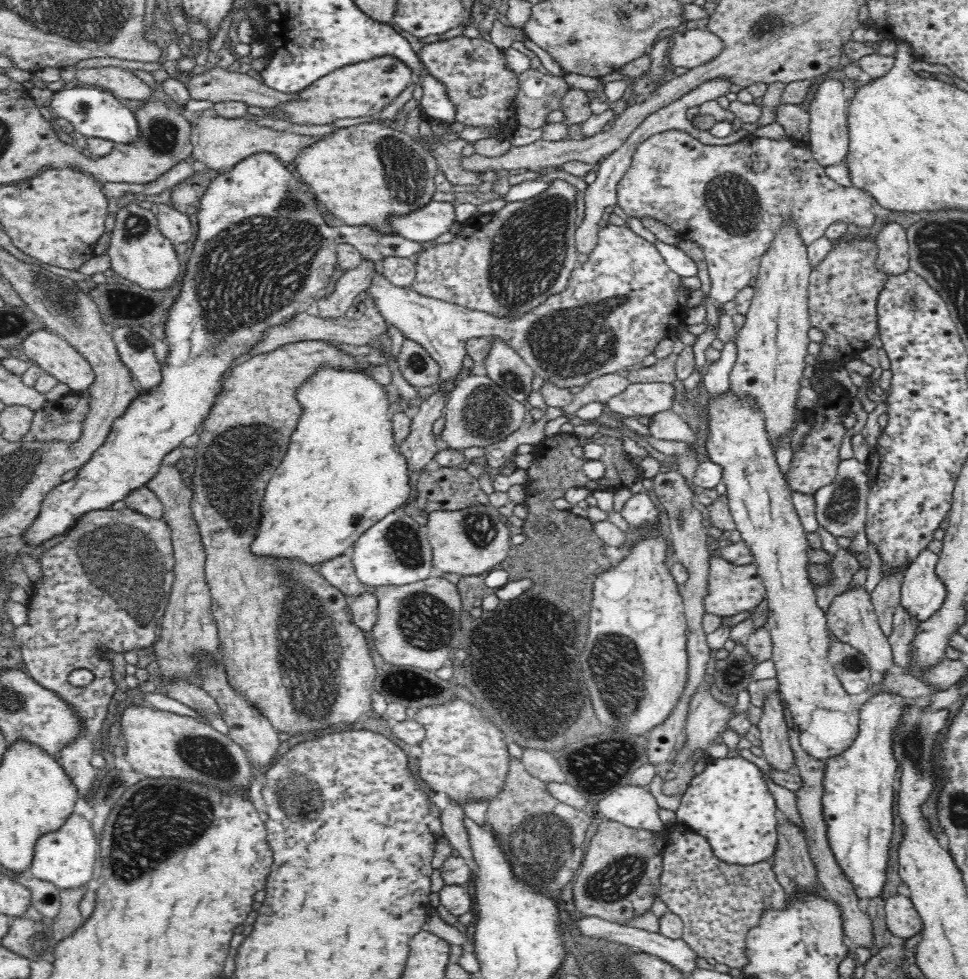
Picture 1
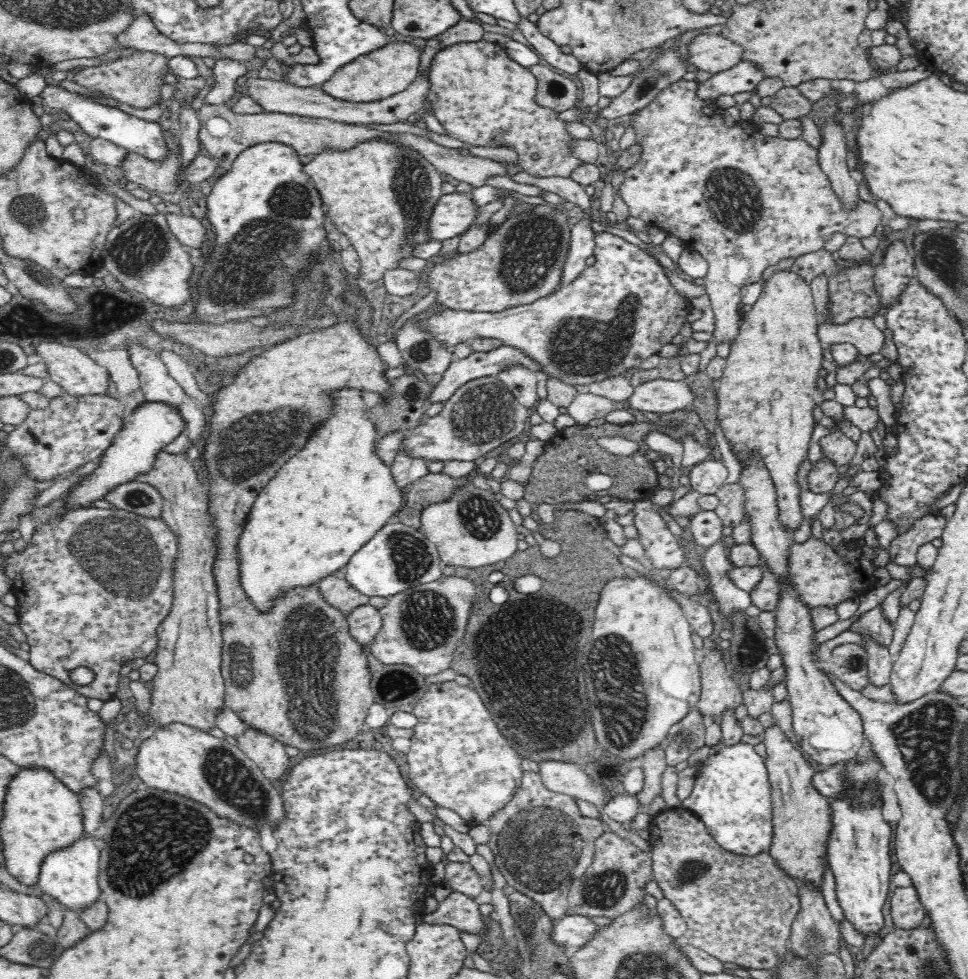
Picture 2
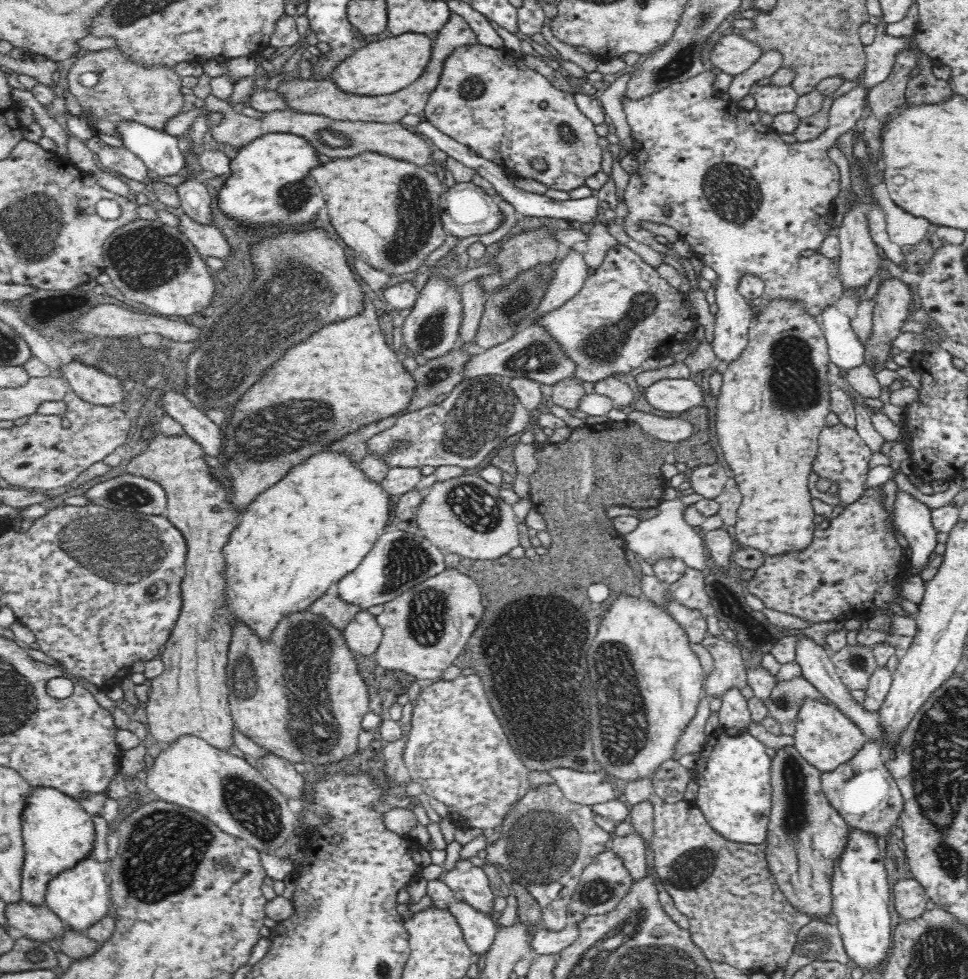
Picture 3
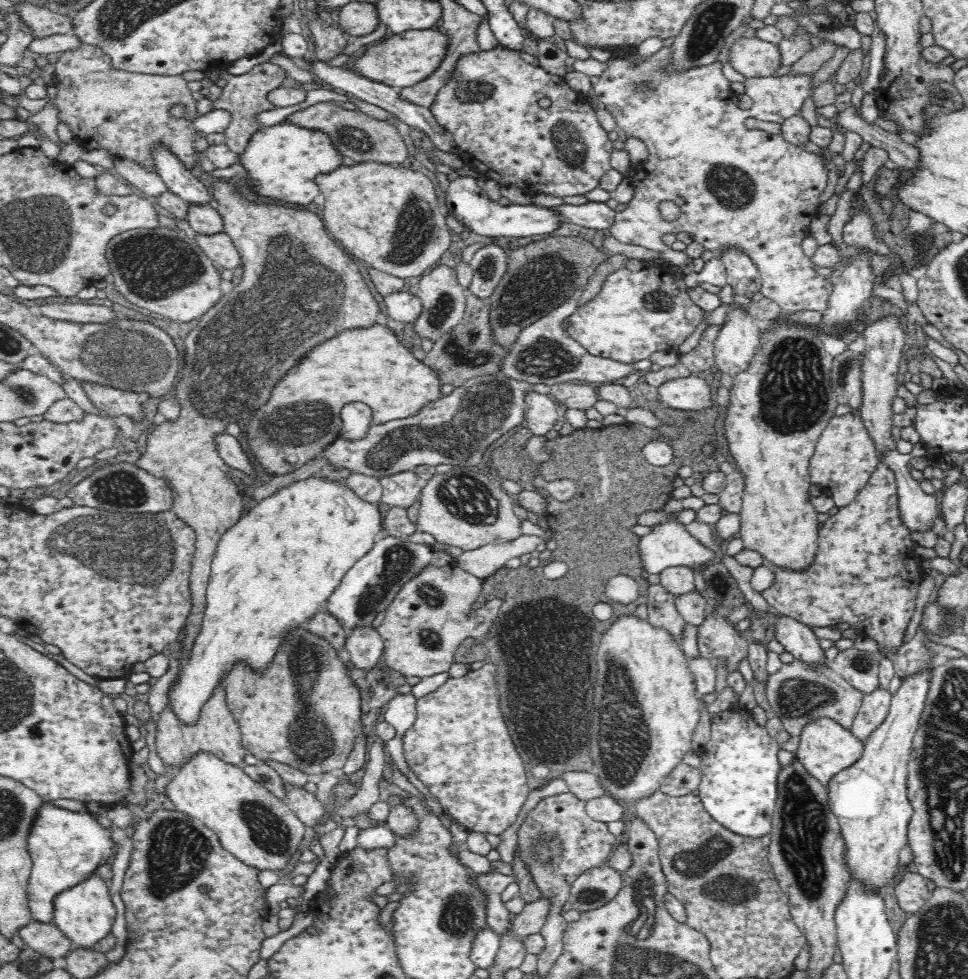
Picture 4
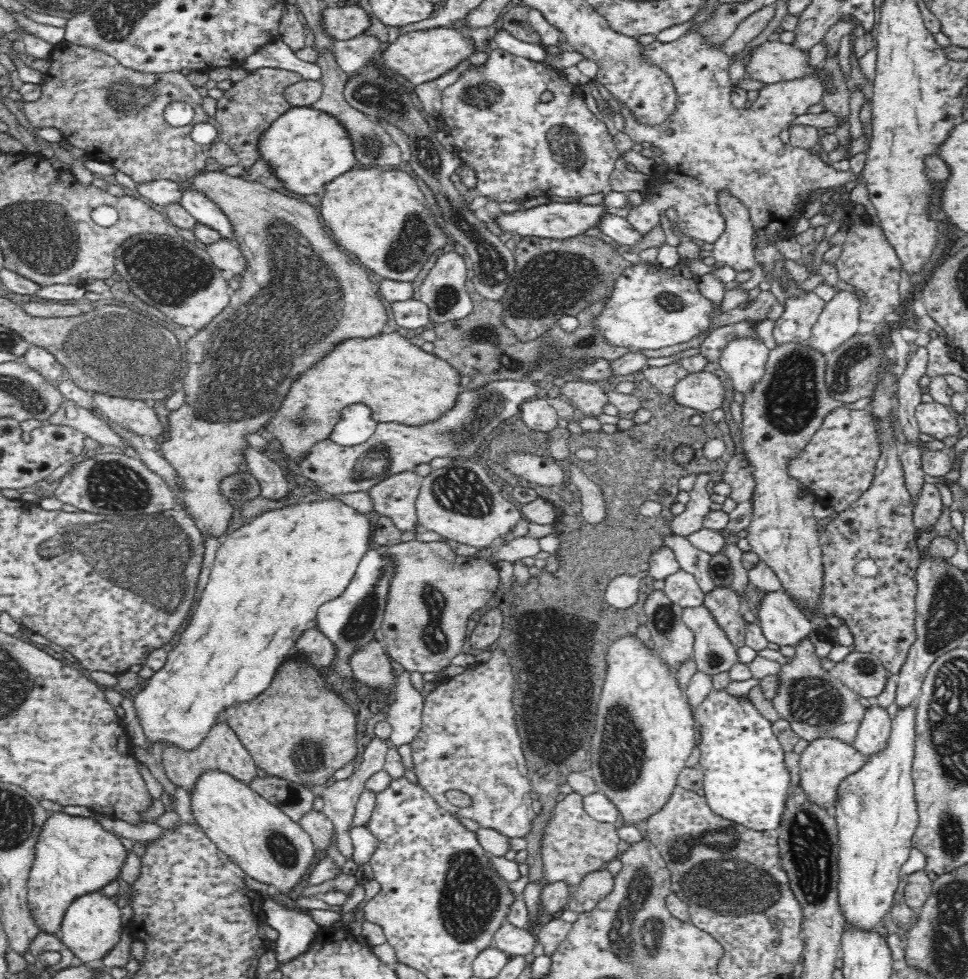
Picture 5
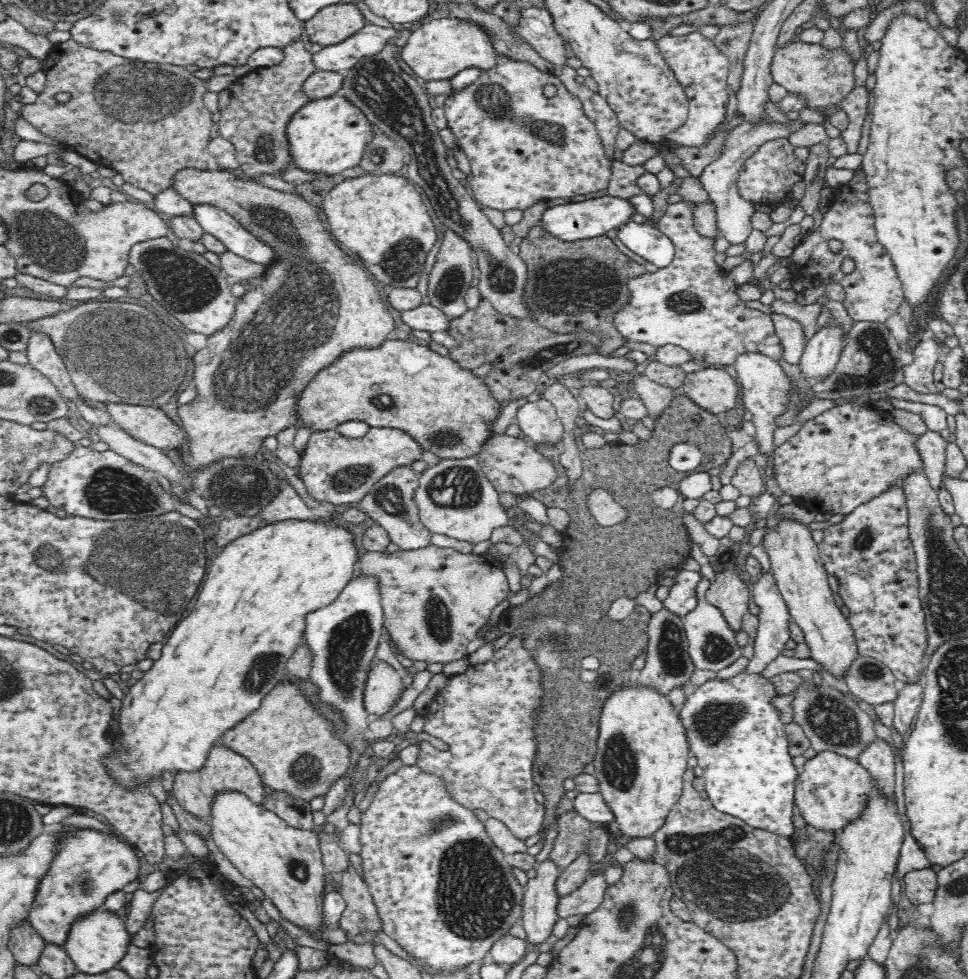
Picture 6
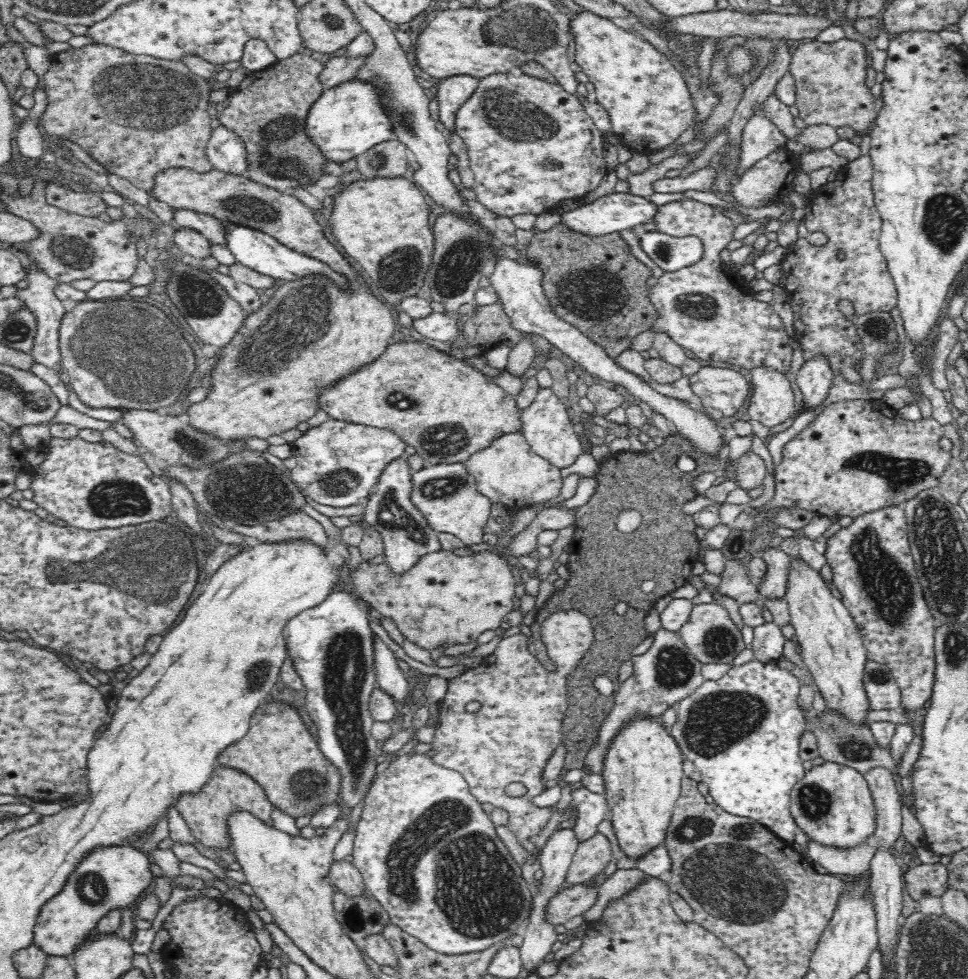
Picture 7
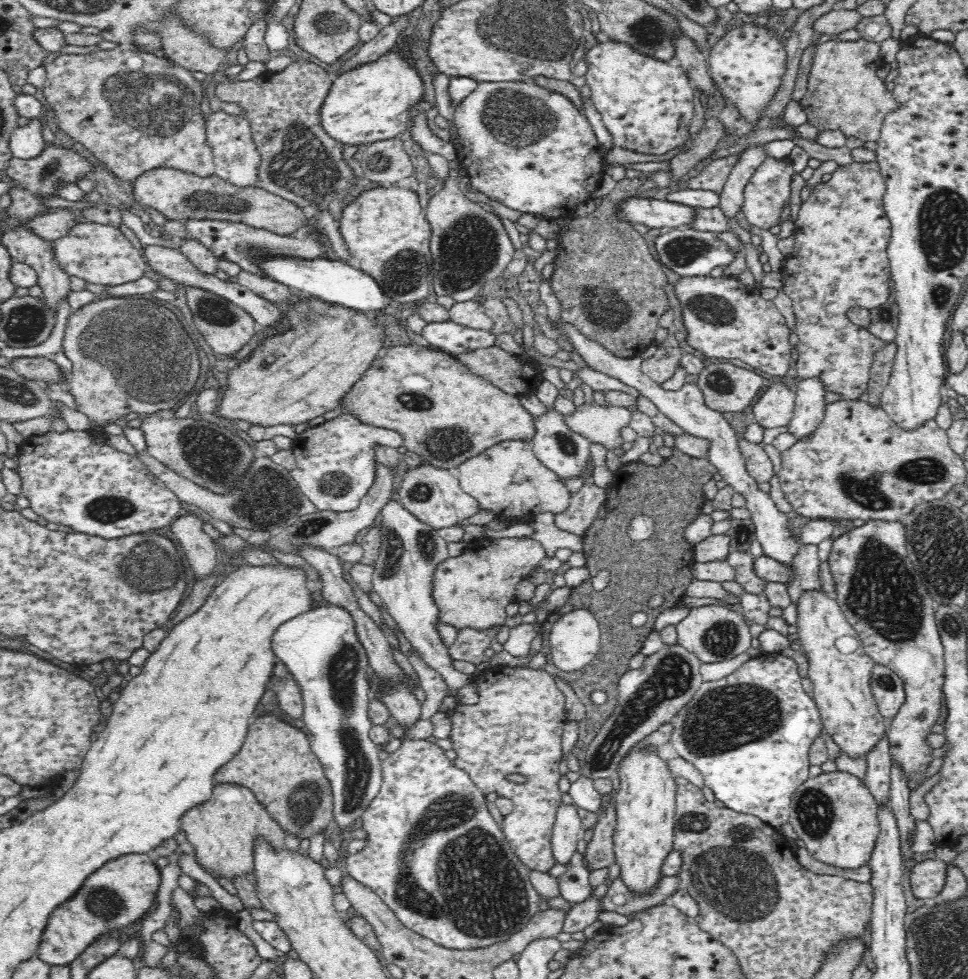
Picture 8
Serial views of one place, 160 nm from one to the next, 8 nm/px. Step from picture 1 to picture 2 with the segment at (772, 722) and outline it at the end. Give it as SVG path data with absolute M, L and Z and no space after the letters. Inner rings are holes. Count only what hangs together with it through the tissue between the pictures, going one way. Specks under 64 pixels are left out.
M778 722L766 729L762 736L767 753L764 762L772 788L773 804L773 842L769 854L793 879L801 878L820 886L824 862L827 861L826 840L832 830L830 798L812 787L812 776L817 774L817 770L786 737Z

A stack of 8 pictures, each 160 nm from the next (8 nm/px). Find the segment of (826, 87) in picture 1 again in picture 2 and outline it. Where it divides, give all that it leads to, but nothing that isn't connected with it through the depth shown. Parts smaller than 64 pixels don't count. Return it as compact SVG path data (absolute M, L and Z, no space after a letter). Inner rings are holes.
M826 120L819 128L822 133L822 144L818 146L818 165L830 179L834 192L845 208L852 208L860 203L858 183L850 175L846 165L848 160L848 142L842 125L834 120Z

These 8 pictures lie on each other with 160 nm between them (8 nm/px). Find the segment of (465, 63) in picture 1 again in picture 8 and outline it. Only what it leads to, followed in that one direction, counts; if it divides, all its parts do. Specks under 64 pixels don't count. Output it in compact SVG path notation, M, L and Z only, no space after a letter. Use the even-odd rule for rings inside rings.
M512 80L510 82L477 82L477 88L470 93L462 102L459 102L455 108L454 120L458 128L457 137L457 158L461 161L465 172L470 177L470 182L477 192L485 194L490 200L494 200L522 213L535 214L543 218L569 218L574 208L580 202L592 198L595 190L599 187L599 182L604 174L606 163L604 149L596 139L592 125L588 122L581 109L579 109L567 96L559 92L552 92L539 84L532 84L532 80Z

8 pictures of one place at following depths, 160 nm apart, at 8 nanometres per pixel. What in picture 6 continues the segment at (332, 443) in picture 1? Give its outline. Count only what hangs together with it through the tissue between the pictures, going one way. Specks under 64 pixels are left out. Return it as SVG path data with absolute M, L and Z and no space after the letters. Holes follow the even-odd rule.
M278 520L278 522L267 522L256 530L234 538L228 542L212 560L208 574L204 579L204 586L196 594L194 608L190 614L180 620L180 624L172 629L168 640L164 644L160 660L154 662L154 666L147 670L143 678L139 679L128 692L122 701L122 712L120 712L120 742L126 744L126 750L118 748L118 754L114 758L108 758L106 764L112 770L112 776L118 778L122 784L149 783L150 776L160 776L160 772L197 772L200 771L206 762L206 756L216 740L230 728L234 728L240 720L248 717L250 712L255 712L260 707L262 698L284 678L286 662L291 658L292 652L304 639L306 617L309 612L332 604L333 600L342 592L342 589L352 580L354 571L357 570L358 549L354 543L354 533L348 528L332 523L332 520Z

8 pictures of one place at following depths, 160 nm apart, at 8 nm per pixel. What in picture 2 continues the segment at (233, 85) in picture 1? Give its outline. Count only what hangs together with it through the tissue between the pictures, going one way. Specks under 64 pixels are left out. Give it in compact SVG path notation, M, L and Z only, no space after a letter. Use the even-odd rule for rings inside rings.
M417 76L417 79L408 88L402 92L396 93L388 98L372 101L369 103L353 103L350 101L338 100L322 91L318 87L298 87L286 81L274 81L270 79L261 79L260 77L241 77L238 81L243 84L242 92L246 91L248 97L252 97L256 104L262 107L262 111L279 112L282 114L296 115L301 117L325 118L339 123L346 124L392 124L394 122L404 121L420 110L424 106L424 97L430 90L430 83L427 77Z

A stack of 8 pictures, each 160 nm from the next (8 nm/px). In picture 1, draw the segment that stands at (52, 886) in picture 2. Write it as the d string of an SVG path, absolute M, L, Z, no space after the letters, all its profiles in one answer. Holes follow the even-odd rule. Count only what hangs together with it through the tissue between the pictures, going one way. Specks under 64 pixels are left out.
M72 812L58 830L43 834L35 843L35 852L28 875L47 880L59 888L78 888L78 886L89 885L92 882L94 860L98 852L99 842L94 836L91 822L82 815Z

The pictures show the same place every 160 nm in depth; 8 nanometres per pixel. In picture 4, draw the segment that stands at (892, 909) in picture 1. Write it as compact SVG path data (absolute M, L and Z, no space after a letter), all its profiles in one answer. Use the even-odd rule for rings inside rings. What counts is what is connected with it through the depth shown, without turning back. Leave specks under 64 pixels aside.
M914 871L899 874L899 882L894 886L894 894L900 908L907 915L918 912L932 896L926 881L927 878Z

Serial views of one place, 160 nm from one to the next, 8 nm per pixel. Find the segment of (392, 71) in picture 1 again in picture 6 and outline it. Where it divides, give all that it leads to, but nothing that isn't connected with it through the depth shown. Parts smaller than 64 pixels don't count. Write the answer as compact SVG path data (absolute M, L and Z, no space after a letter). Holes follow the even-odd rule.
M456 17L430 20L430 22L424 23L423 27L414 30L414 32L412 31L410 38L407 39L406 44L399 53L399 57L416 73L416 76L420 76L425 82L451 79L455 74L470 68L470 66L477 66L483 71L488 70L488 68L496 66L496 63L499 62L496 60L496 51L492 47L492 42L489 42L489 36L480 27L475 26L474 23Z

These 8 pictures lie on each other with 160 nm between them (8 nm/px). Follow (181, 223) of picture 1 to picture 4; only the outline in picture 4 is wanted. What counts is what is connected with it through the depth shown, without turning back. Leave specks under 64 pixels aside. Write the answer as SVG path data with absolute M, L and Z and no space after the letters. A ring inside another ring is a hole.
M224 231L218 234L196 233L196 245L222 269L236 269L242 265L236 246Z

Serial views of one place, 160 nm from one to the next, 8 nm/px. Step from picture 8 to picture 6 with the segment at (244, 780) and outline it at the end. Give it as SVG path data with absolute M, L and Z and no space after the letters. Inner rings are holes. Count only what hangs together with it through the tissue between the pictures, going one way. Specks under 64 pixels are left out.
M280 682L268 696L262 700L262 706L236 728L230 728L222 736L222 744L228 749L247 758L260 774L263 785L273 790L285 790L297 798L312 800L314 796L322 796L329 791L350 768L350 749L344 745L340 736L336 735L333 723L314 708L312 703L301 693L292 682Z

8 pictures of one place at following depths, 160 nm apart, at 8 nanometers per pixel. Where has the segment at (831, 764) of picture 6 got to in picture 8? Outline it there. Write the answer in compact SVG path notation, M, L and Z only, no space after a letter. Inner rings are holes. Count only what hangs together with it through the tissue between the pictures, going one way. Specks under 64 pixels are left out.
M845 771L822 772L794 792L789 823L816 861L838 868L860 868L870 861L880 832L878 804L863 780Z

